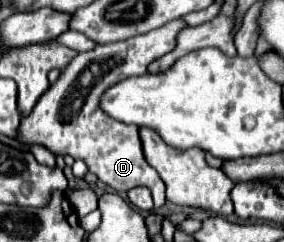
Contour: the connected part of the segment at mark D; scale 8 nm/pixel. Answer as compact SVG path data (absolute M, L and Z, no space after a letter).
M182 19L166 23L164 27L130 37L126 41L96 45L92 51L78 53L62 71L54 85L38 99L32 113L22 119L18 129L18 141L24 145L42 145L54 155L70 155L82 159L88 173L94 173L102 183L120 191L134 187L148 187L154 197L154 207L166 203L164 183L158 173L146 163L138 127L124 125L100 111L100 95L120 79L128 75L144 75L148 65L176 47L176 35L188 25Z

